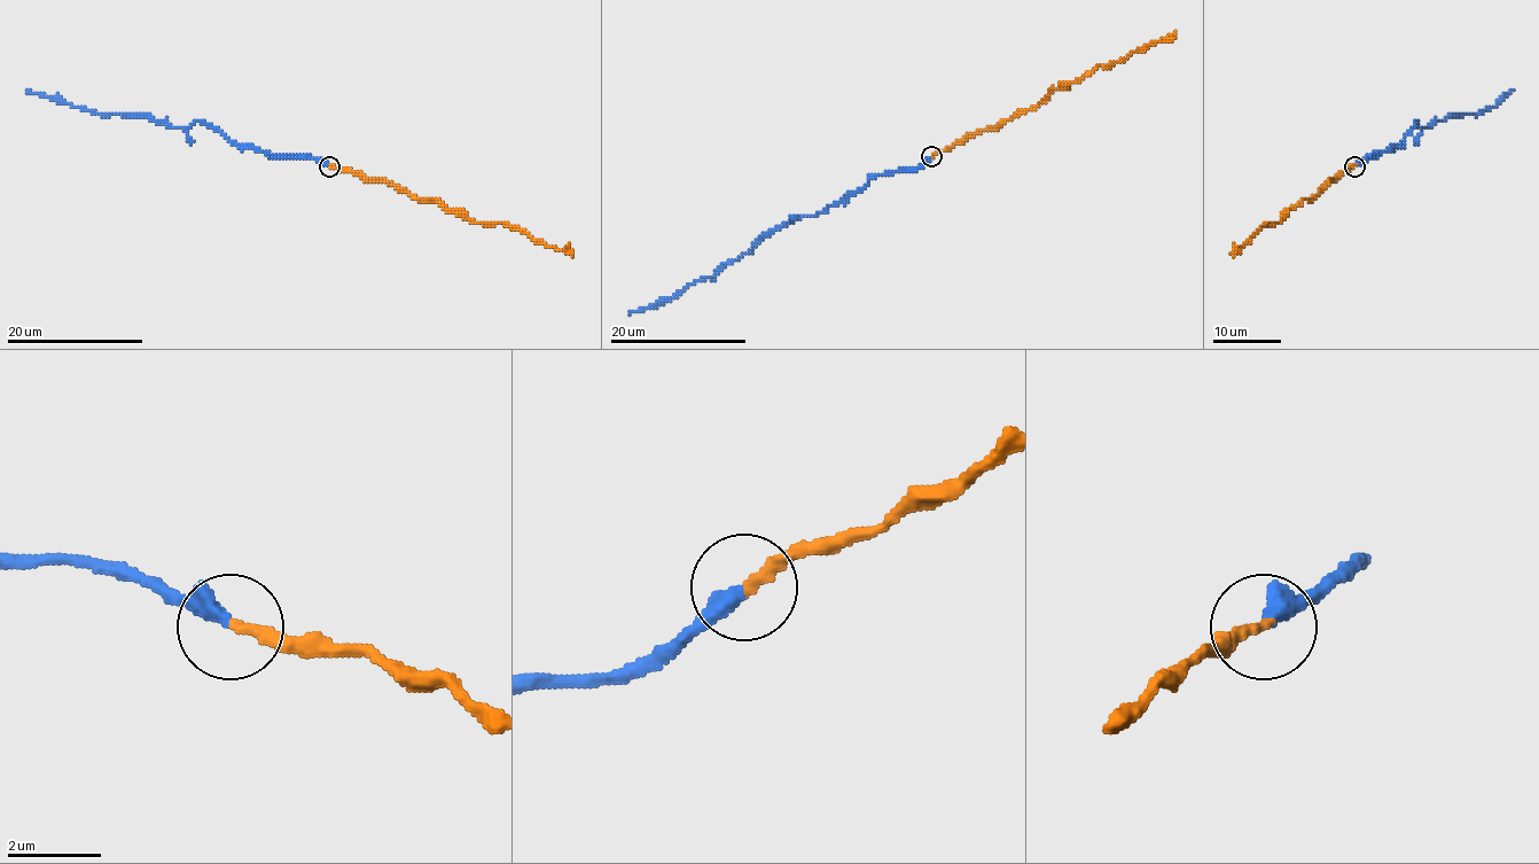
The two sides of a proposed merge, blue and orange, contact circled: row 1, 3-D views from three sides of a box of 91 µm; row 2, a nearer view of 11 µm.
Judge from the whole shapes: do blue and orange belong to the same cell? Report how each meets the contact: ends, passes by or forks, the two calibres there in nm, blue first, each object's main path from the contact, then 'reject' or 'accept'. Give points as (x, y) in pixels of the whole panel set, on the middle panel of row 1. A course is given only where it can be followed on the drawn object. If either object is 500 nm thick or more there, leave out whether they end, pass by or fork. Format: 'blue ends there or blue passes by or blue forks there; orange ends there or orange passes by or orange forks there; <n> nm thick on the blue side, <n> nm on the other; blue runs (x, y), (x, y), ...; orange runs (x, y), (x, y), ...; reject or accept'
blue ends there; orange ends there; 360 nm thick on the blue side, 260 nm on the other; blue runs (932, 156), (913, 169), (874, 176), (814, 216), (796, 216), (770, 230), (709, 278), (654, 305), (629, 310); orange runs (932, 156), (1036, 109), (1053, 90), (1063, 88), (1099, 67), (1123, 61), (1154, 43), (1169, 40), (1176, 32); reject

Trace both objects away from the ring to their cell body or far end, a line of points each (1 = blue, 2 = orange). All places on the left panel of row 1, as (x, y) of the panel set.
1: (329, 165), (239, 147), (193, 121), (168, 126), (147, 116), (91, 113), (25, 91)
2: (329, 165), (392, 183), (420, 200), (434, 200), (479, 224), (507, 224), (573, 255)

